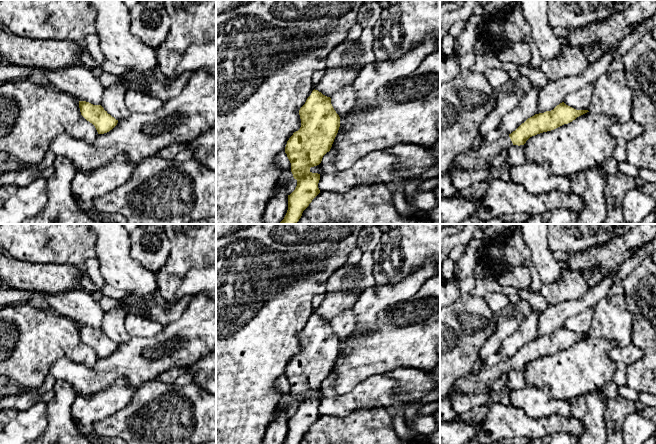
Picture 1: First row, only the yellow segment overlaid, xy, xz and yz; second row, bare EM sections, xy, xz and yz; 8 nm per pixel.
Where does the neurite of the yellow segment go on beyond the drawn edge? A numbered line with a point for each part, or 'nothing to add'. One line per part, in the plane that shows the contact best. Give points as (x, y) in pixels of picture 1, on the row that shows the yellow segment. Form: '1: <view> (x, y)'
1: yz (476, 158)

